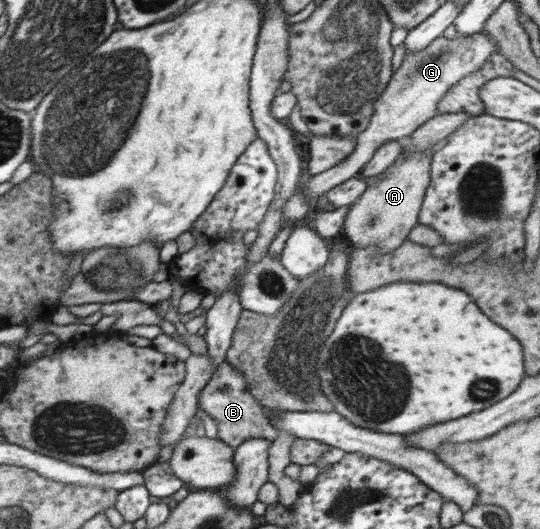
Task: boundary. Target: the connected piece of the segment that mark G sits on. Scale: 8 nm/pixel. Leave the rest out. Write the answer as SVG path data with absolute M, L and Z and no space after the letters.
M482 31L473 35L455 33L453 39L441 35L421 51L407 53L381 94L381 99L377 99L369 125L355 138L356 147L352 153L332 168L312 175L303 185L308 187L305 195L309 207L314 207L318 197L327 194L332 187L353 178L353 175L362 169L379 147L389 141L407 139L423 122L437 115L437 103L445 93L461 81L461 78L476 73L495 49L496 42Z

